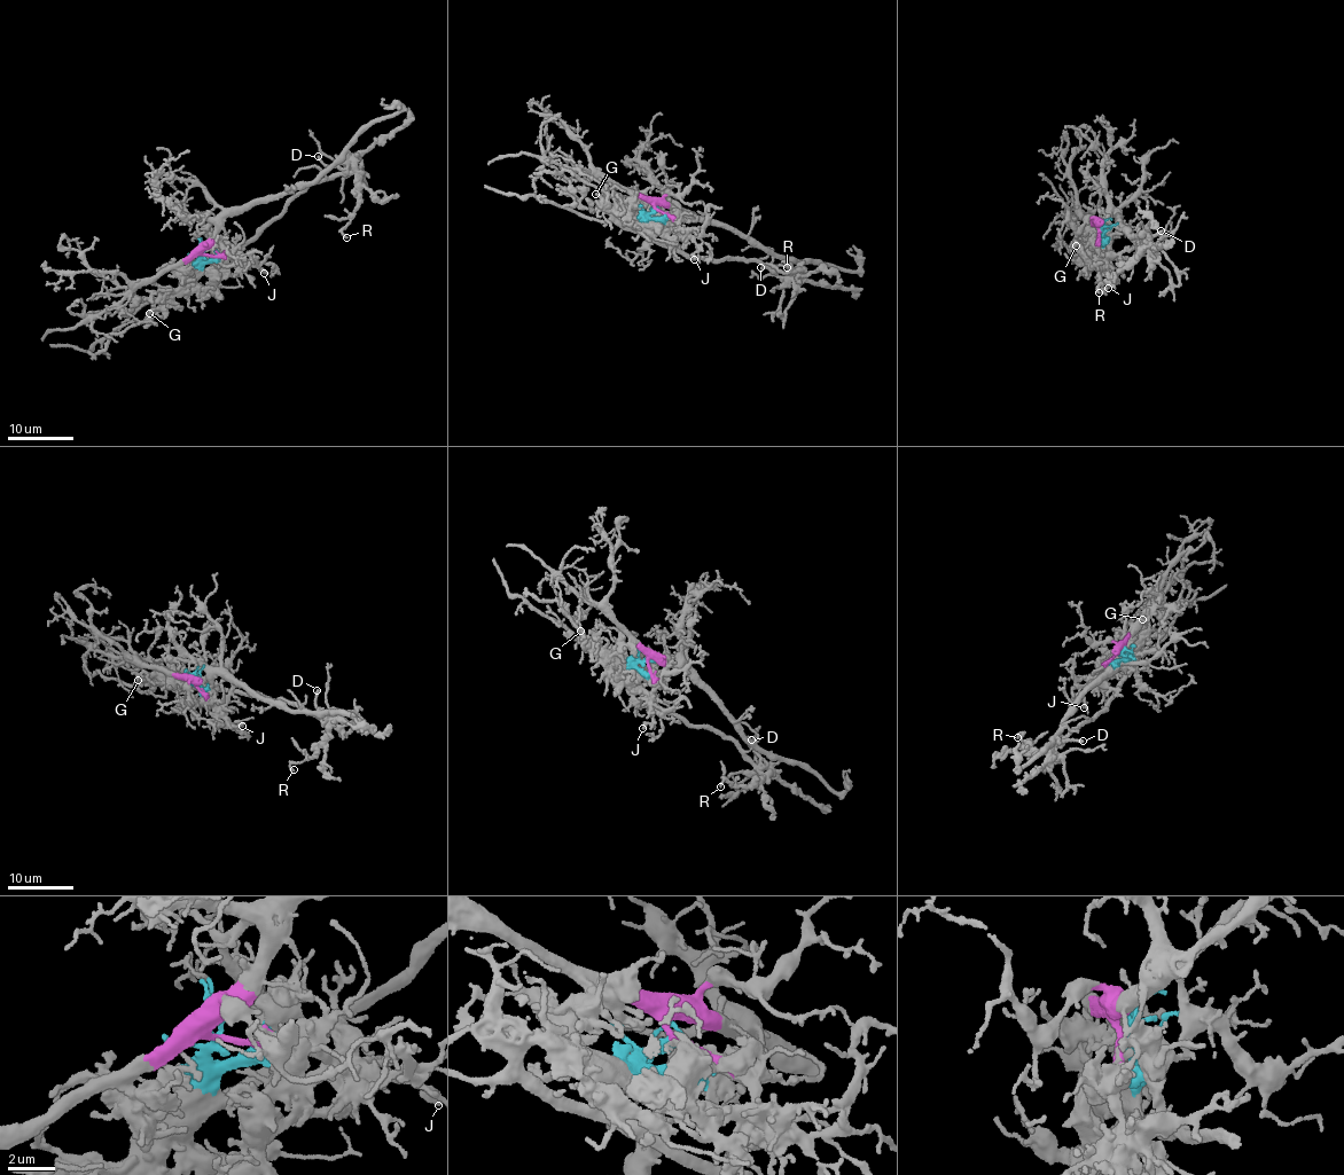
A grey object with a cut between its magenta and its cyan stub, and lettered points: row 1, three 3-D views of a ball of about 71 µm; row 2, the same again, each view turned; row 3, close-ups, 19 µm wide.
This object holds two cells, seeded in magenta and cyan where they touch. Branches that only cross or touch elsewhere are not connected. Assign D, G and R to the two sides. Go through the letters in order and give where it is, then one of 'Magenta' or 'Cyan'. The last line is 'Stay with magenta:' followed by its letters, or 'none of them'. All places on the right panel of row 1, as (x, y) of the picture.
D: Place: (1161, 230). Cyan
G: Place: (1076, 245). Cyan
R: Place: (1099, 292). Cyan
Stay with magenta: none of them

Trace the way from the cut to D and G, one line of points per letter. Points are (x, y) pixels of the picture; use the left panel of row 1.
D: (204, 253), (202, 268), (215, 271), (212, 264), (224, 261), (313, 182), (343, 172), (322, 163), (318, 156)
G: (204, 253), (202, 269), (165, 304), (149, 313)

